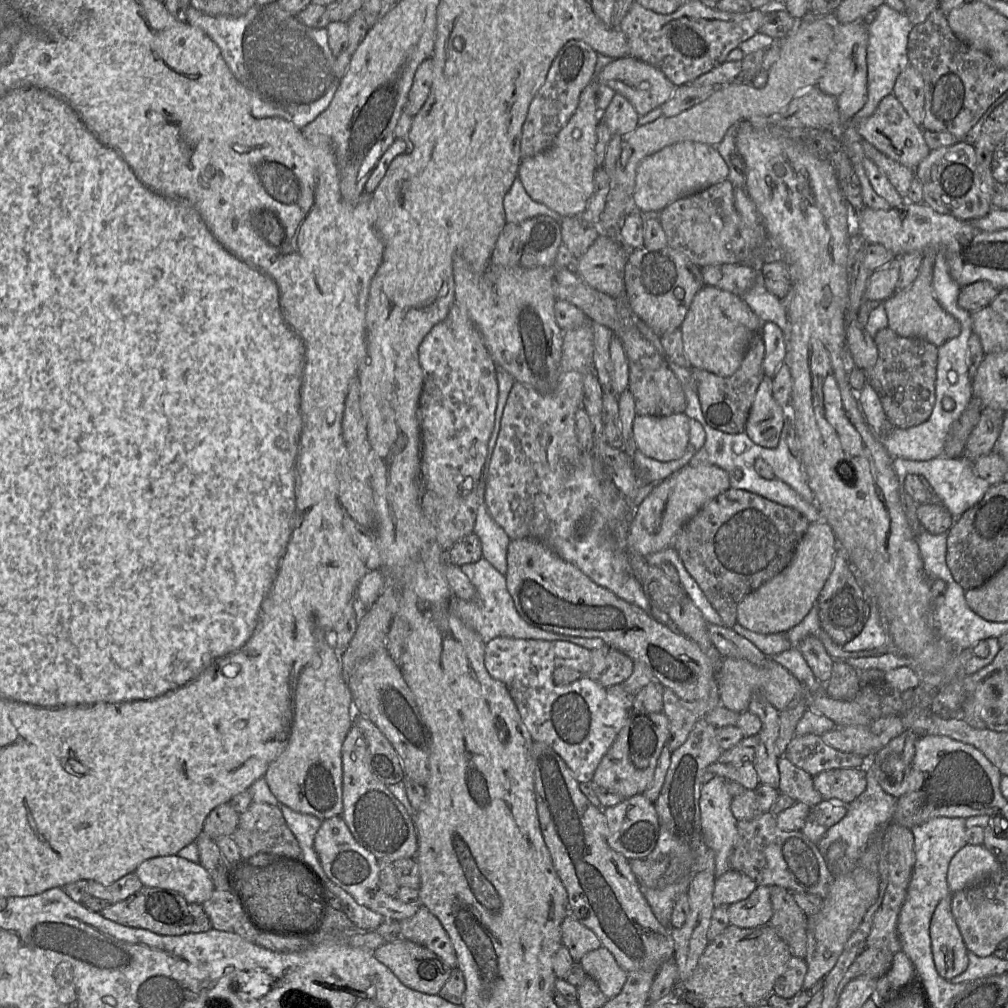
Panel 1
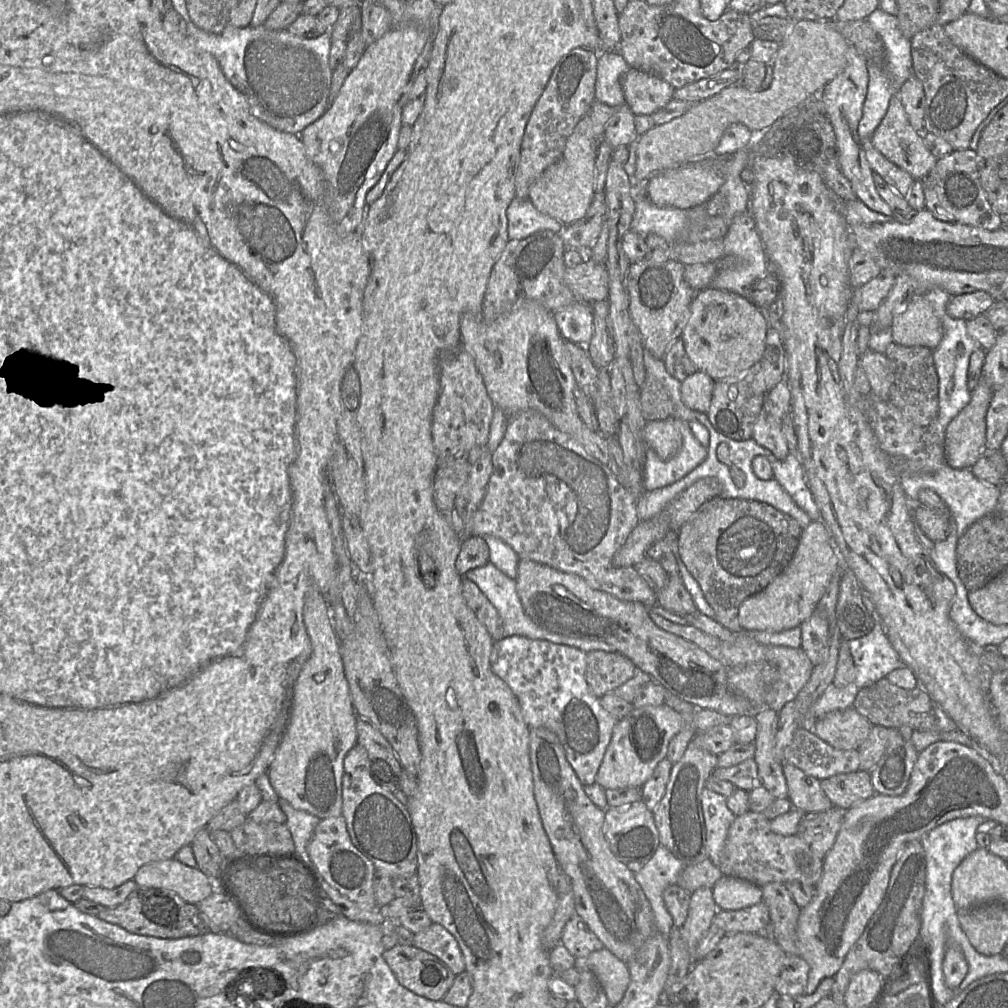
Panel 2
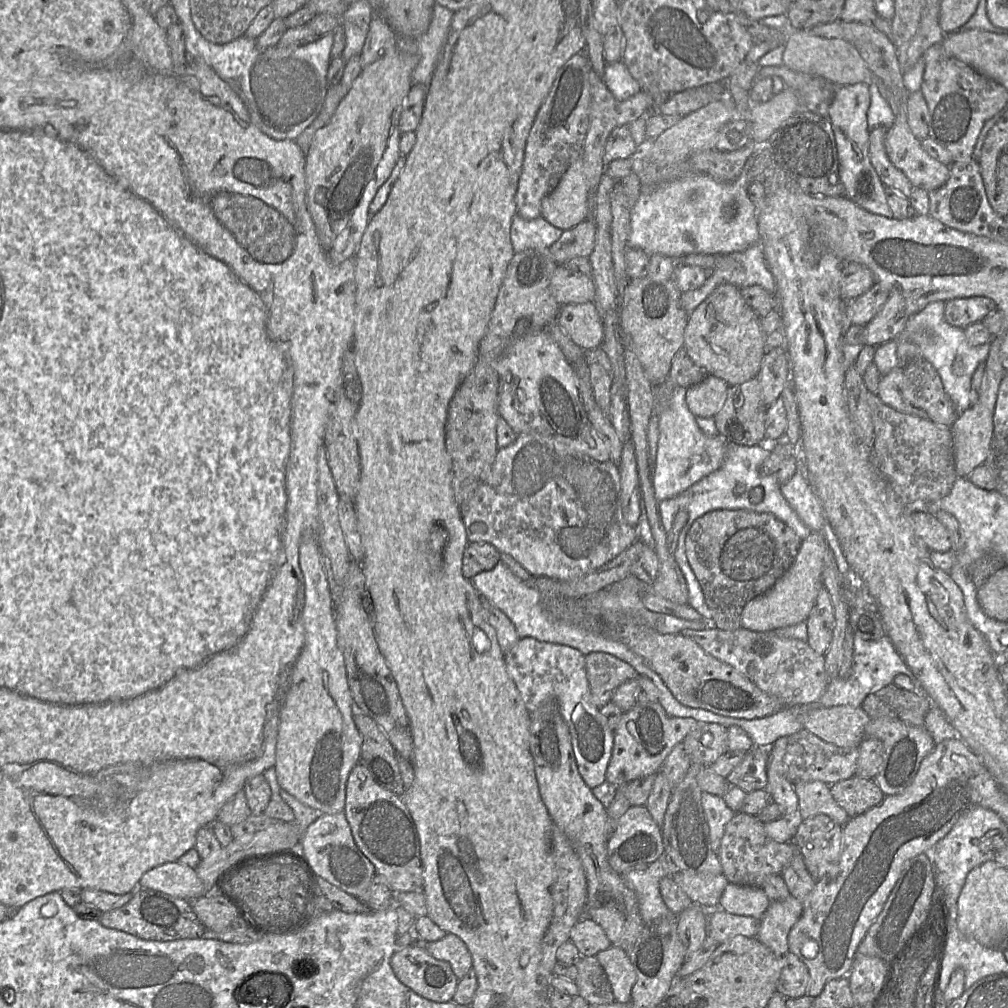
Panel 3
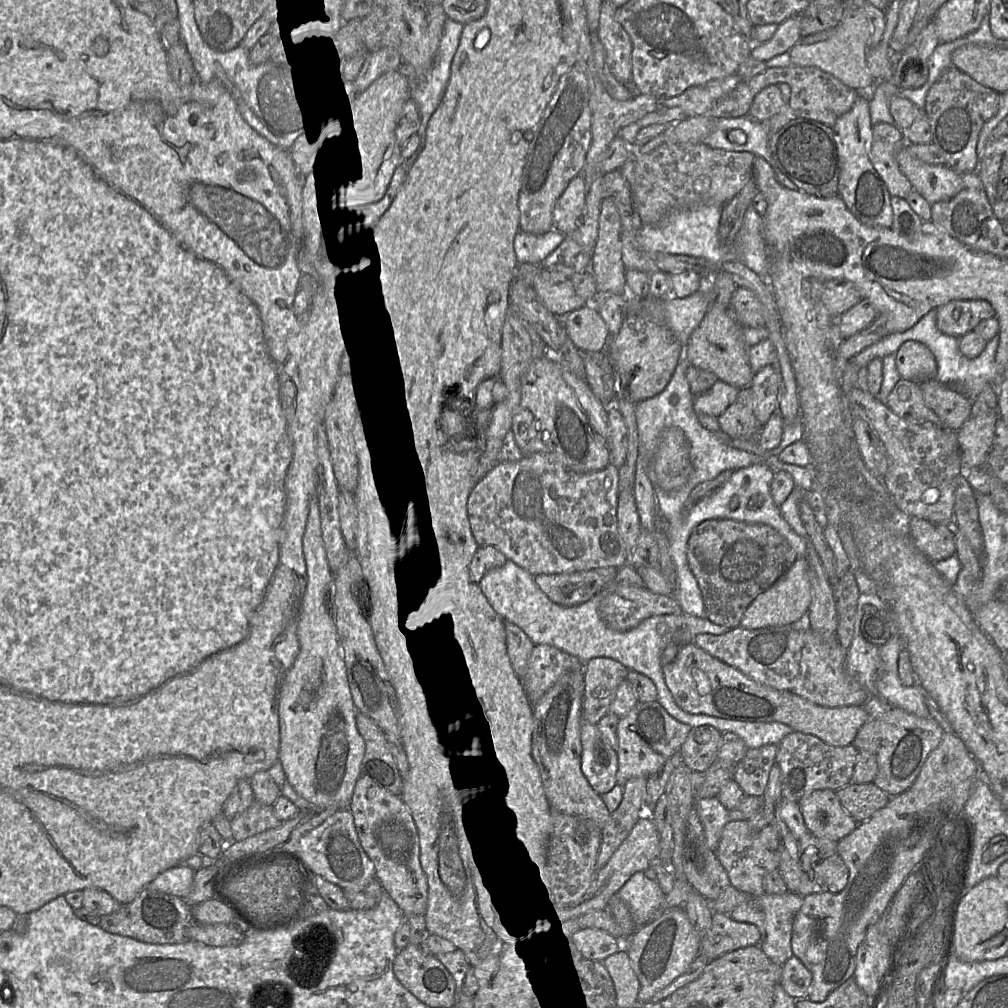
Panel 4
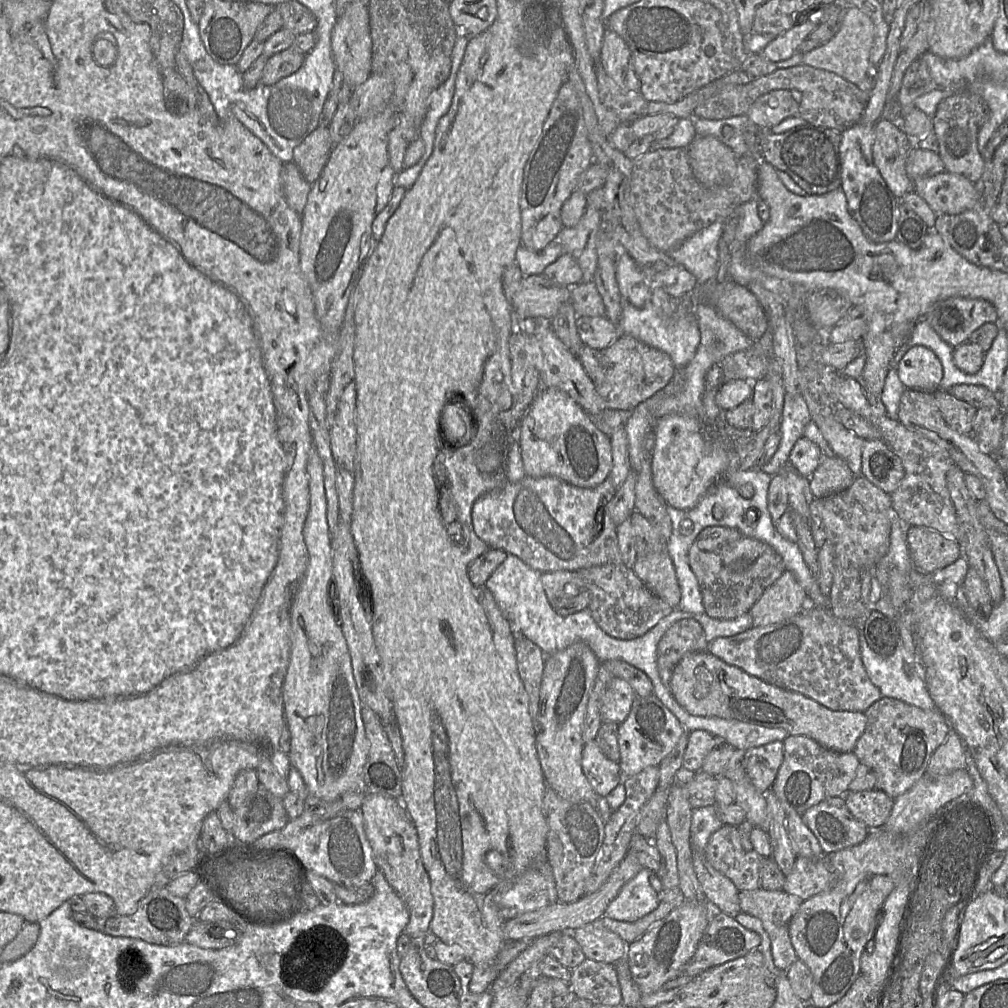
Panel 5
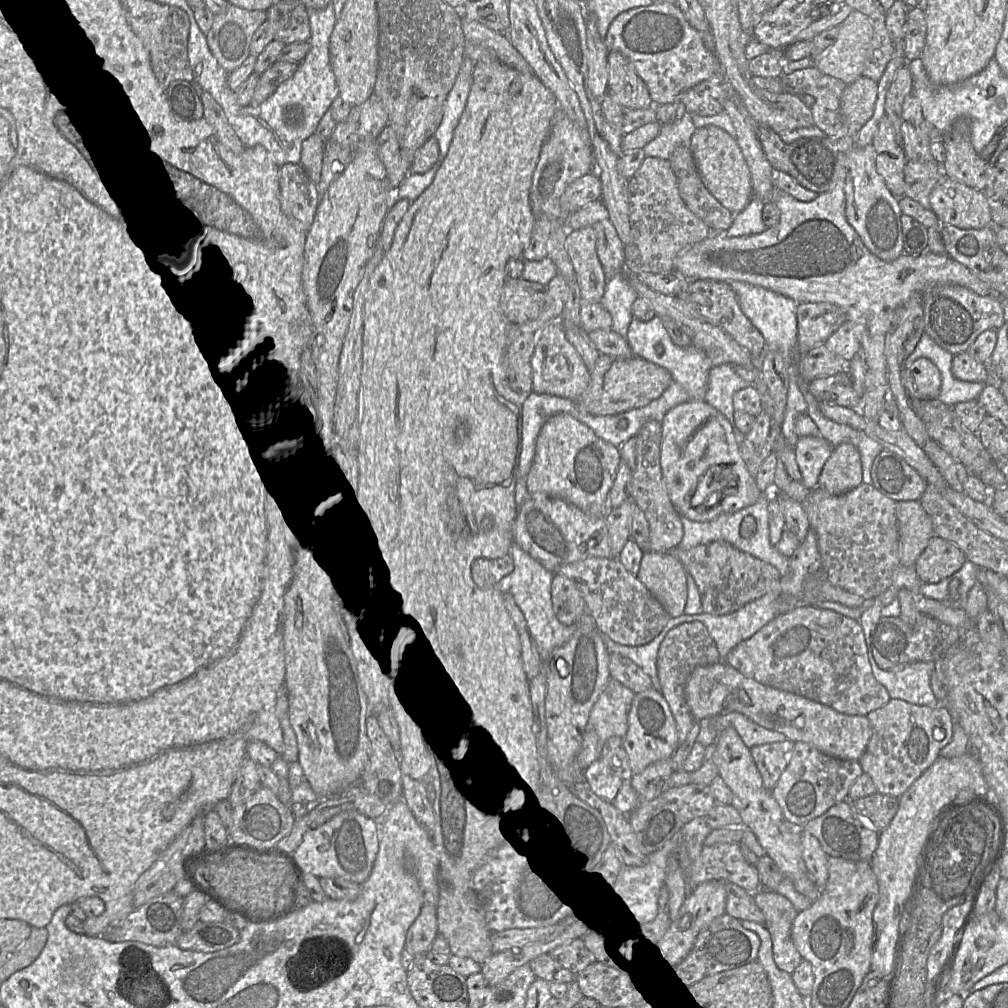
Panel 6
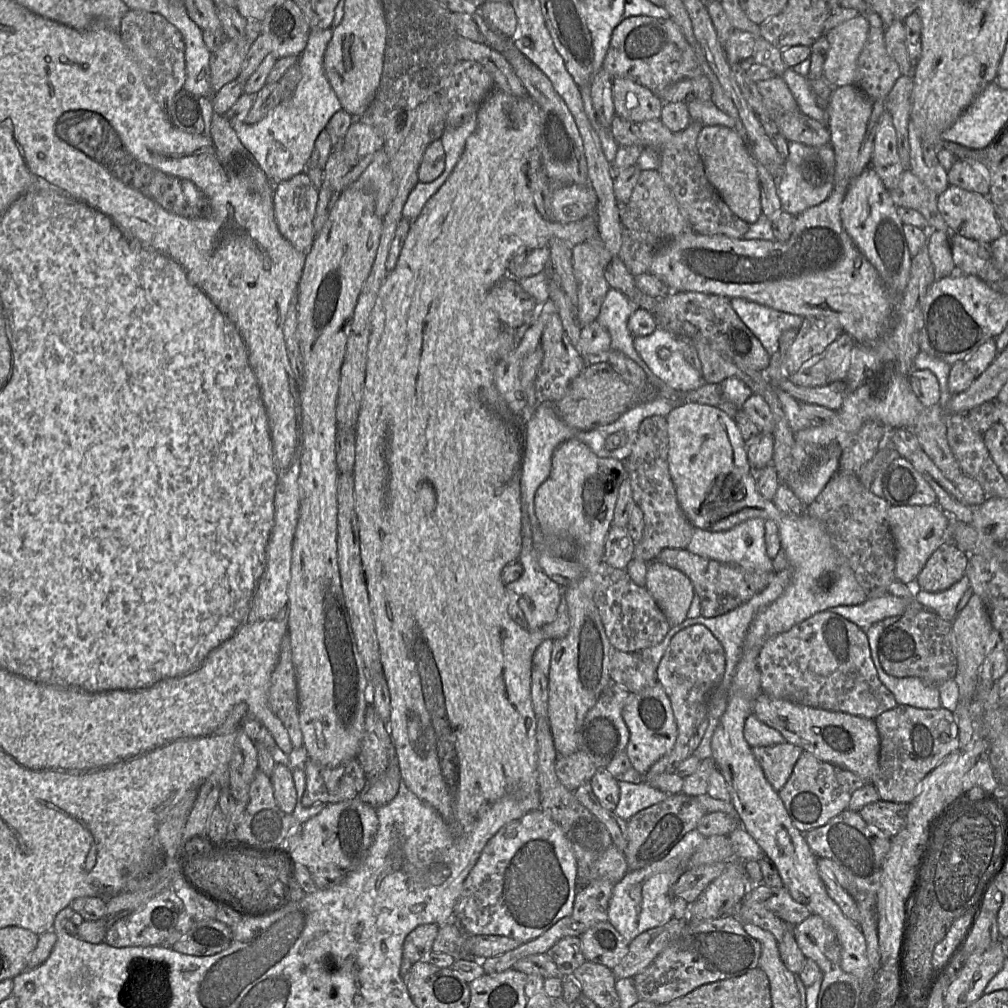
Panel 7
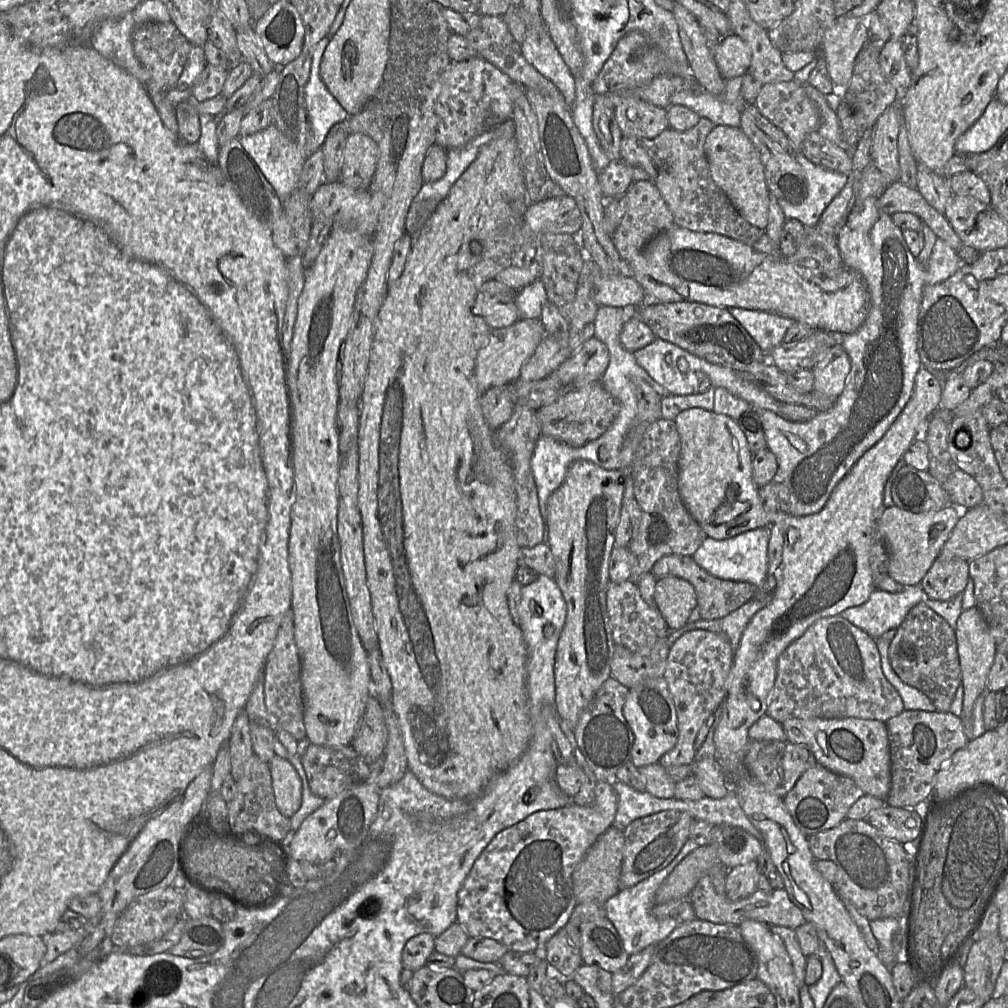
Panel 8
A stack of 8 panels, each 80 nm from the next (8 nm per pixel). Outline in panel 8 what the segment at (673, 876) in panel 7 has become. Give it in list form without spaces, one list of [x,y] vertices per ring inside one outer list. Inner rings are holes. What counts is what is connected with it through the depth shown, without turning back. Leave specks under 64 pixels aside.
[[[688,838],[678,855],[668,866],[633,887],[619,890],[605,902],[605,916],[618,932],[629,956],[660,943],[679,925],[680,922],[677,917],[657,918],[653,916],[651,913],[651,909],[654,906],[653,899],[655,892],[666,879],[667,874],[697,847],[699,847],[697,843]]]

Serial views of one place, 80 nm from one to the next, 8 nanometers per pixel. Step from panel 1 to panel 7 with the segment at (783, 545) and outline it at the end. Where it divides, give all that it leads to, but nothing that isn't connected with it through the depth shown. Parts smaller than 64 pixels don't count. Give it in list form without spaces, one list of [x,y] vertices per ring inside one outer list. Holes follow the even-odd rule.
[[[664,549],[657,560],[684,573],[692,582],[701,604],[701,615],[712,618],[734,610],[766,588],[774,572],[756,572],[693,554],[686,549]]]

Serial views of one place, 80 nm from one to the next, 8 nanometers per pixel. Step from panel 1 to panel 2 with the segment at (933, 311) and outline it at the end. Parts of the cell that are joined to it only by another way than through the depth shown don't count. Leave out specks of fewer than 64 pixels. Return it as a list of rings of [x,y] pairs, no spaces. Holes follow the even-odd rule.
[[[919,295],[914,296],[906,310],[894,318],[891,334],[899,345],[923,346],[933,350],[940,344],[944,328],[926,295]]]

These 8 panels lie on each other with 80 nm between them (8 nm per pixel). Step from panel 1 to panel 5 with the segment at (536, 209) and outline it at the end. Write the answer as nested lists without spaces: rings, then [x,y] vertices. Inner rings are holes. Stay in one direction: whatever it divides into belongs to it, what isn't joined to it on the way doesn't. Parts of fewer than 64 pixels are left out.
[[[557,239],[539,252],[528,250],[521,244],[516,251],[516,264],[525,277],[544,274],[545,268],[553,263],[562,253],[562,245]]]

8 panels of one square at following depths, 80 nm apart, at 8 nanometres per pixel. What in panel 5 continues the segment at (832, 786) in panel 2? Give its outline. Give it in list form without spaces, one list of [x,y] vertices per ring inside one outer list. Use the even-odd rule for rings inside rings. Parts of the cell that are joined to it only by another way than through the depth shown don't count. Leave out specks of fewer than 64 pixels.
[[[878,789],[848,790],[843,798],[851,814],[868,829],[883,828],[894,806],[894,799]]]

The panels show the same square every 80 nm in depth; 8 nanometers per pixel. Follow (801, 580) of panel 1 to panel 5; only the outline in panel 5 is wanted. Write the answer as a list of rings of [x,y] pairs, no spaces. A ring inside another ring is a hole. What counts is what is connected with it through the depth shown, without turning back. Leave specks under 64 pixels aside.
[[[790,571],[770,586],[748,611],[754,627],[785,621],[802,612],[807,604],[806,591]]]

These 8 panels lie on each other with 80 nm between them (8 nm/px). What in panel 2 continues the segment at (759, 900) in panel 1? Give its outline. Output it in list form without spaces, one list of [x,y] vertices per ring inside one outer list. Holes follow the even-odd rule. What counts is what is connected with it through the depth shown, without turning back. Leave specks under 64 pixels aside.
[[[761,901],[741,910],[718,910],[713,918],[725,932],[734,933],[765,933],[770,923],[770,913],[766,904]]]

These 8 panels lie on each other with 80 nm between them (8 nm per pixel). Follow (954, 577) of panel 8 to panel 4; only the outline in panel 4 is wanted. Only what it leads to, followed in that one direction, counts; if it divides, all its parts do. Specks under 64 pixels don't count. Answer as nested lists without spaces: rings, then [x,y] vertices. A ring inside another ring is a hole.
[[[911,517],[909,519],[909,533],[915,547],[932,563],[955,555],[955,536],[947,526]]]

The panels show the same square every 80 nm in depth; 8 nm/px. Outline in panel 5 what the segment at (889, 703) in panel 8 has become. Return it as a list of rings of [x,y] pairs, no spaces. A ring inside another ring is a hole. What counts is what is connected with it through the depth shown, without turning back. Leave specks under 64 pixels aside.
[[[807,603],[802,612],[785,621],[713,639],[708,642],[707,652],[749,675],[798,692],[833,711],[865,712],[883,697],[864,667],[856,625],[812,604]]]

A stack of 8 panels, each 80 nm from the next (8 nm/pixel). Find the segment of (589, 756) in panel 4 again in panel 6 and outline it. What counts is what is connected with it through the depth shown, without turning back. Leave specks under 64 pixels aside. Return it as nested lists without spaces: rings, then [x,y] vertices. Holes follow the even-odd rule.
[[[602,760],[591,763],[584,772],[586,783],[595,795],[611,802],[616,797],[623,779],[613,772]]]

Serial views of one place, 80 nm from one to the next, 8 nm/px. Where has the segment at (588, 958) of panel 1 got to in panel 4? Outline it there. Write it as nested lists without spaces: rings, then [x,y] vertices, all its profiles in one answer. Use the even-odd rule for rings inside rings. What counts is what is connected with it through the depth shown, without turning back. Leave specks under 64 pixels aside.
[[[625,948],[606,957],[604,964],[612,978],[616,1004],[621,1007],[631,1007],[638,1004],[639,981],[631,966],[631,961]]]

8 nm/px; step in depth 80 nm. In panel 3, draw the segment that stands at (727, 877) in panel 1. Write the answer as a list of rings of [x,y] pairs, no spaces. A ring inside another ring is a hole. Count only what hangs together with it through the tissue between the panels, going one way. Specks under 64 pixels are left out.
[[[728,883],[718,907],[730,914],[762,919],[769,904],[762,888]]]

